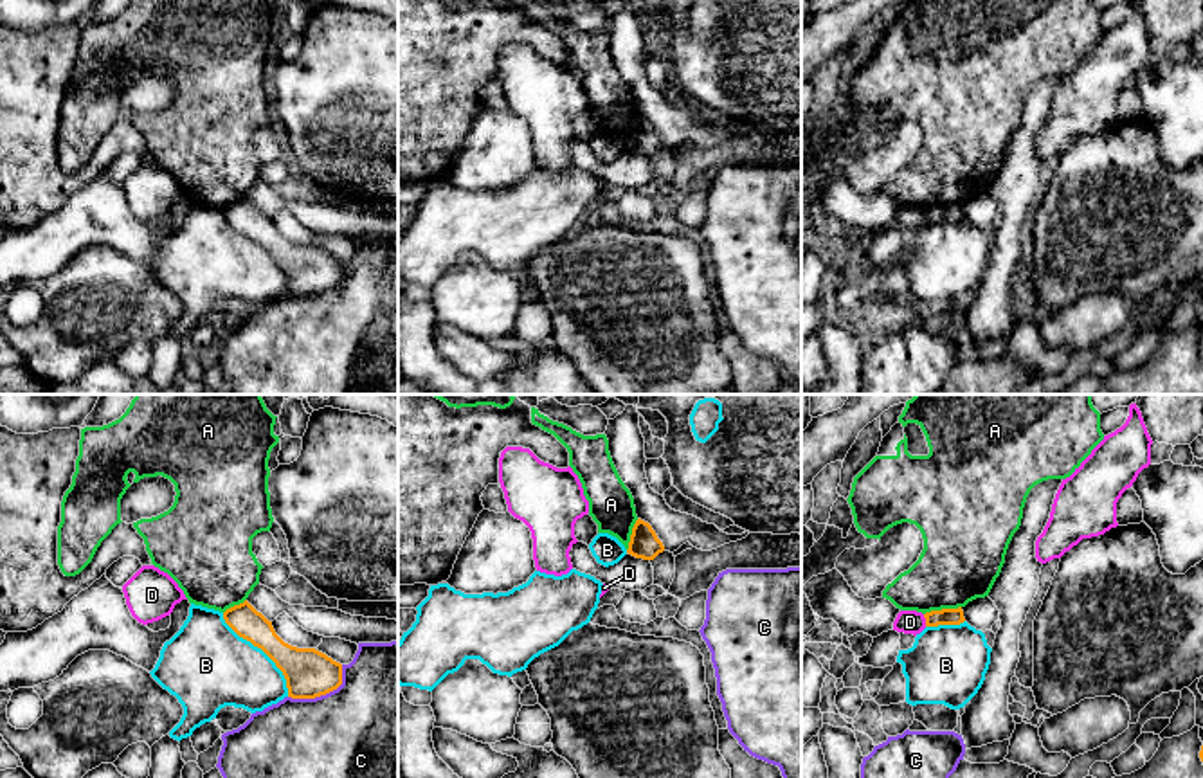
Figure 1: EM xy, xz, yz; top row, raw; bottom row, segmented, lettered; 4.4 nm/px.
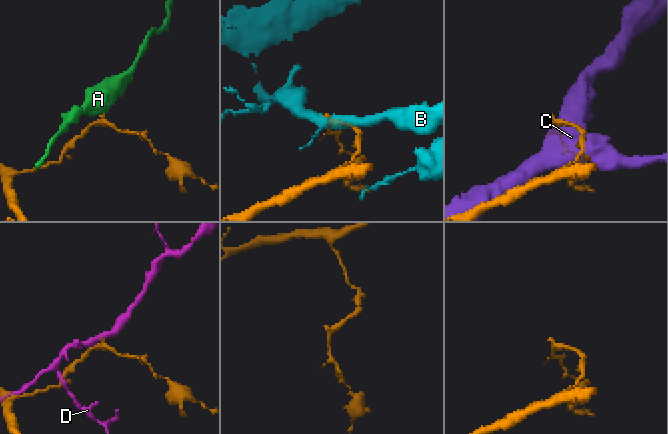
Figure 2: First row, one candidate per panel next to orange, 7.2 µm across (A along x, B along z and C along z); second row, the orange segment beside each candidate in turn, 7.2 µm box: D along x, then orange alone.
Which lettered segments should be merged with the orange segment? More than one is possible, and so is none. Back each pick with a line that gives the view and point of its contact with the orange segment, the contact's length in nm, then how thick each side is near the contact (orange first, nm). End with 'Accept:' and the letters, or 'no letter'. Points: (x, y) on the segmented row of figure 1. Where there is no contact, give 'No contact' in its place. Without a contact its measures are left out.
Accept: no letter

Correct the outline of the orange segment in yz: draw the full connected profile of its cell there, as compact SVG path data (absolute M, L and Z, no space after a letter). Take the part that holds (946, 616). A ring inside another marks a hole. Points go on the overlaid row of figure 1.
M962 607L931 611L926 612L924 618L926 618L926 627L960 625L965 621Z

